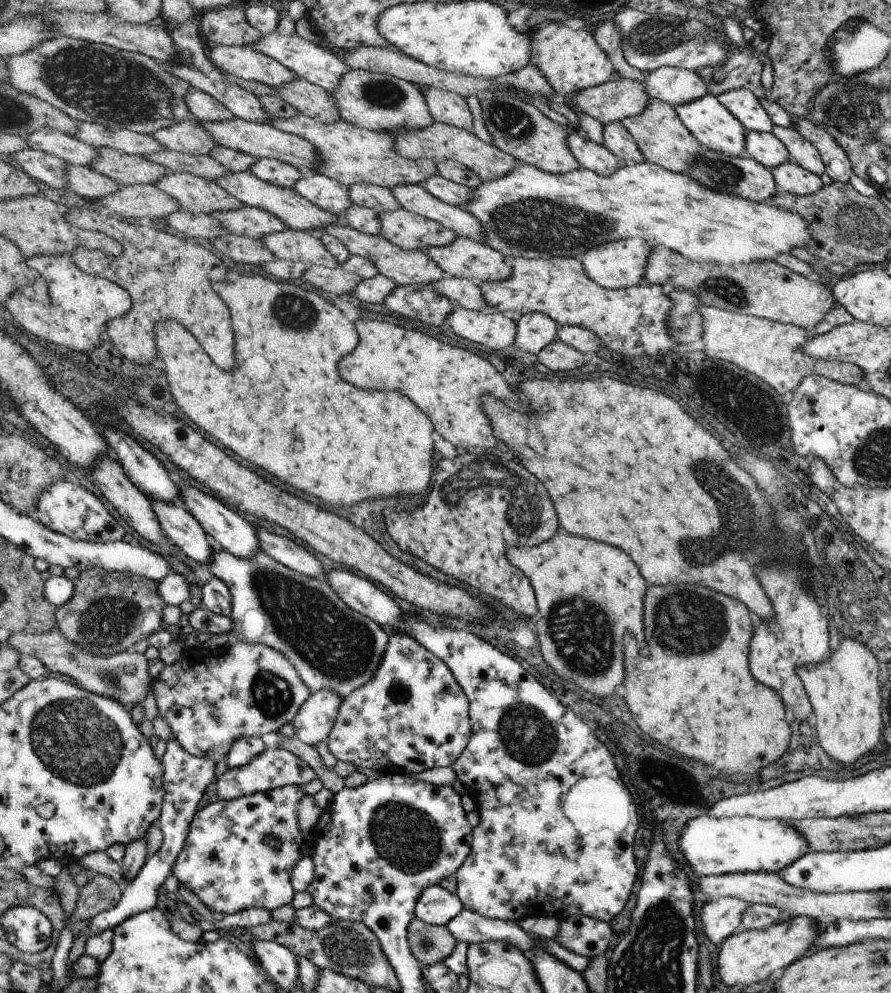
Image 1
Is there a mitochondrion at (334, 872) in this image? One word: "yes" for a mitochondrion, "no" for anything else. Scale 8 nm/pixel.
no

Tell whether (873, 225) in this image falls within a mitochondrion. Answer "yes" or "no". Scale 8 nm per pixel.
yes

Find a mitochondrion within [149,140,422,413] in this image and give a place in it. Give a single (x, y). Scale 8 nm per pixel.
(294, 312)

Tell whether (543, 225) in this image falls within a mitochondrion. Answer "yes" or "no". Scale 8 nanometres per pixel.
yes

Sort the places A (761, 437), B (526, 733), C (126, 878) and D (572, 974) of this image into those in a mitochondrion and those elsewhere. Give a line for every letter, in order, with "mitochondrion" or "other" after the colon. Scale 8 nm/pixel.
A: other
B: mitochondrion
C: other
D: other

